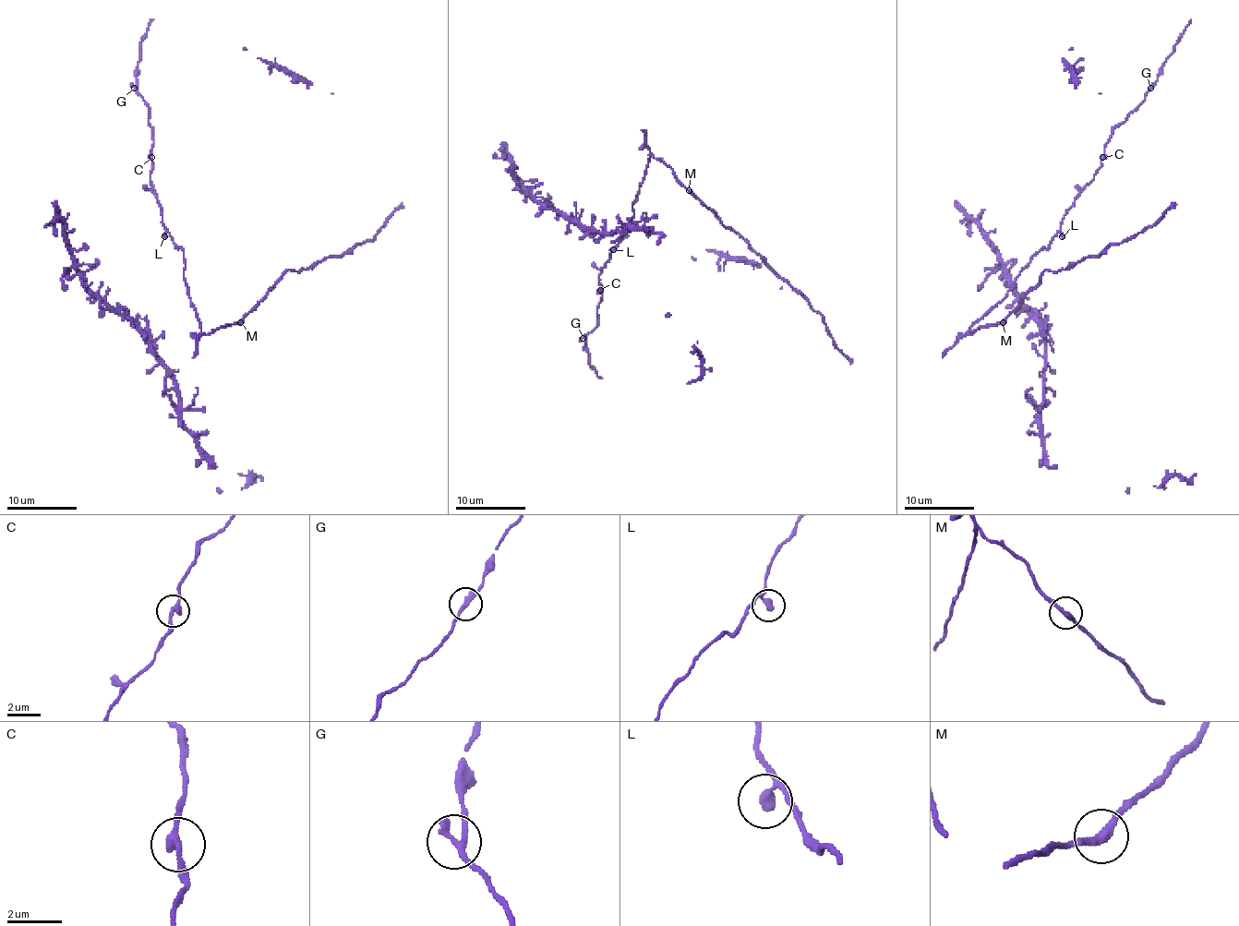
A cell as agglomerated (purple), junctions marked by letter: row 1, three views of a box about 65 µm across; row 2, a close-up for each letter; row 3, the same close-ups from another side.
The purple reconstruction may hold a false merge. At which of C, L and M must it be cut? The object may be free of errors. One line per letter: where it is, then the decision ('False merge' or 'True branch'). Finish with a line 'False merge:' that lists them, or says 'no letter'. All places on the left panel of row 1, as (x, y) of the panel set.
C: Place: (151, 157). True branch
L: Place: (164, 236). True branch
M: Place: (240, 322). True branch
False merge: no letter

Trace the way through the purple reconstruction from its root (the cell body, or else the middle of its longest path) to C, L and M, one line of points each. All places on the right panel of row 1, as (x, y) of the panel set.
C: (968, 331), (1005, 295), (1030, 258), (1048, 246), (1060, 229), (1062, 219), (1075, 198), (1094, 178), (1102, 157)
L: (968, 331), (1005, 295), (1030, 258), (1046, 248), (1059, 233), (1062, 236)
M: (968, 331), (970, 334), (980, 328), (1003, 322)

